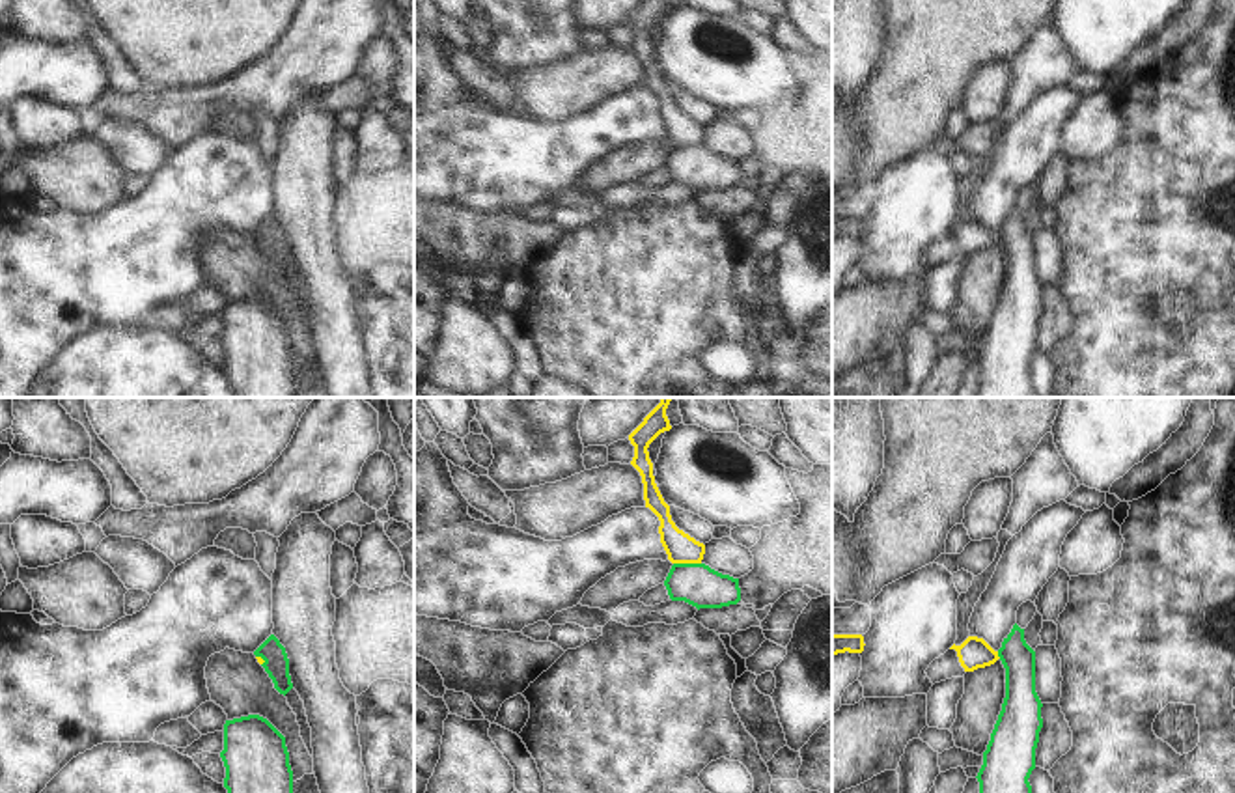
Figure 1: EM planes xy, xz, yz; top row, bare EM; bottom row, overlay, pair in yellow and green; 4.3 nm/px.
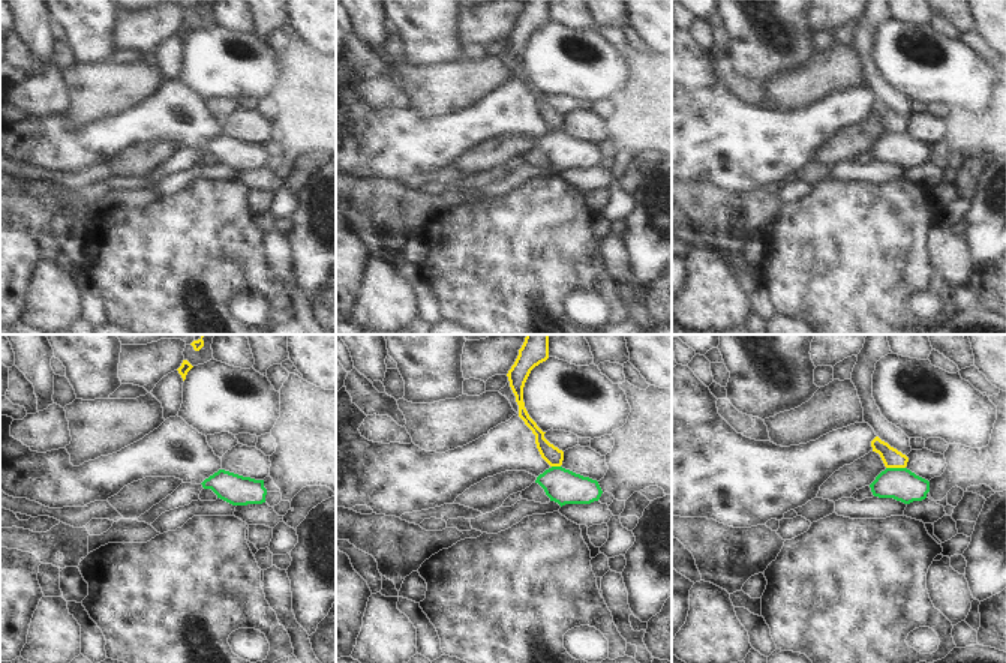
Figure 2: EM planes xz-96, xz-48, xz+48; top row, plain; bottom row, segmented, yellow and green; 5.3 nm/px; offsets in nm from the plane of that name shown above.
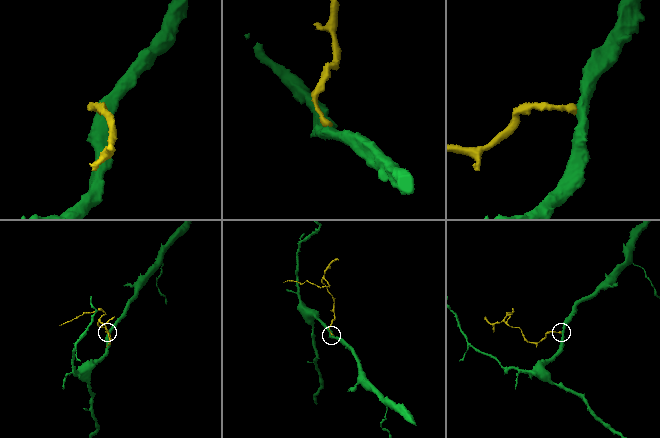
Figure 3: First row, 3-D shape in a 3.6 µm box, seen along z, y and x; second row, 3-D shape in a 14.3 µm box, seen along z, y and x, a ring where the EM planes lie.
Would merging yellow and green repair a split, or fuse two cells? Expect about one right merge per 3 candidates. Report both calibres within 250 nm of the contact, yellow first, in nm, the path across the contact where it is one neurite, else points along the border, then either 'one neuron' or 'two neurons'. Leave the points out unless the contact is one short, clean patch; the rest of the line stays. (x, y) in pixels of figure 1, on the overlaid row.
calibres 130 and 180 nm; two neurons

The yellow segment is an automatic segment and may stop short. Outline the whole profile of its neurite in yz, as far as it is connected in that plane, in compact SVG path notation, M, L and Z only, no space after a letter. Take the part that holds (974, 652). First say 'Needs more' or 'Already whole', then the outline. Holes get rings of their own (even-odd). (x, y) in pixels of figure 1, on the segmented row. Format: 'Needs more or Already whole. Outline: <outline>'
Already whole. Outline: M968 636L961 646L951 646L957 651L959 662L964 672L974 672L994 664L1000 657L983 638Z

